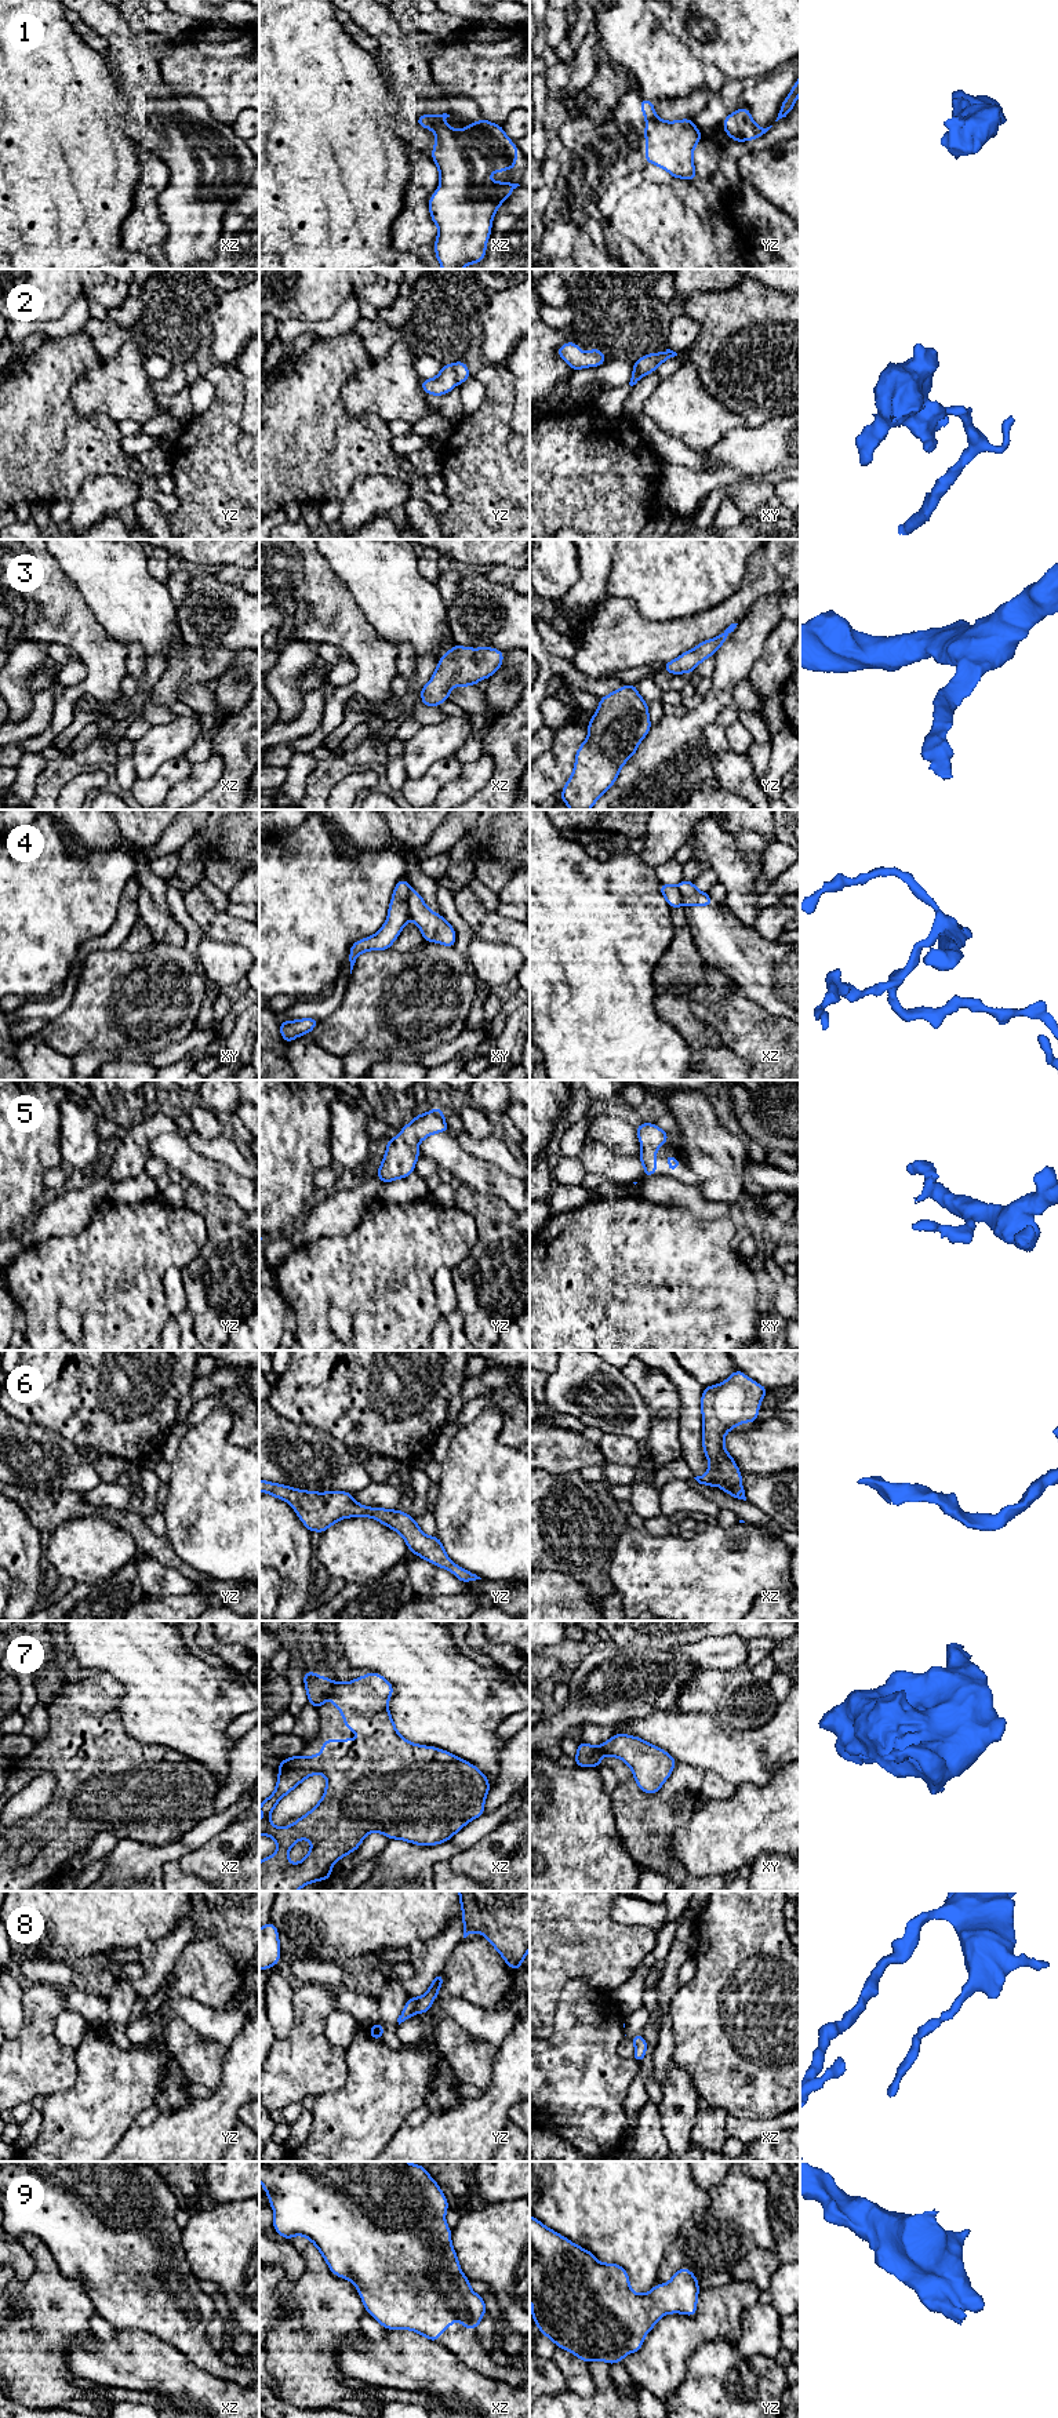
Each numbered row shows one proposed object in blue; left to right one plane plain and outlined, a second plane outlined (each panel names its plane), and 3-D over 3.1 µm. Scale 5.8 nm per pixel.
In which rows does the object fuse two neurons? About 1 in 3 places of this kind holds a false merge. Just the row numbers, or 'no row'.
1, 2, 4, 7

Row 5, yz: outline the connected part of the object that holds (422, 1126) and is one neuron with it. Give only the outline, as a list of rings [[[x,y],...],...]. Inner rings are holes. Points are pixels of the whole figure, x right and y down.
[[[437,1106],[425,1115],[417,1115],[410,1124],[400,1130],[399,1137],[392,1137],[386,1143],[386,1153],[378,1172],[381,1182],[392,1182],[414,1172],[419,1159],[418,1145],[436,1132],[448,1132],[441,1108]]]

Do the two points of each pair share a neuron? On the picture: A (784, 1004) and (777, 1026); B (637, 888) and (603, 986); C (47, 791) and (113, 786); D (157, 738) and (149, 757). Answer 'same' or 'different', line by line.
A: different
B: same
C: same
D: same

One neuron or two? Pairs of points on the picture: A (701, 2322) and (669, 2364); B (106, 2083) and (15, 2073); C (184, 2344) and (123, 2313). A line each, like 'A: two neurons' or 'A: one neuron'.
A: one neuron
B: two neurons
C: one neuron

